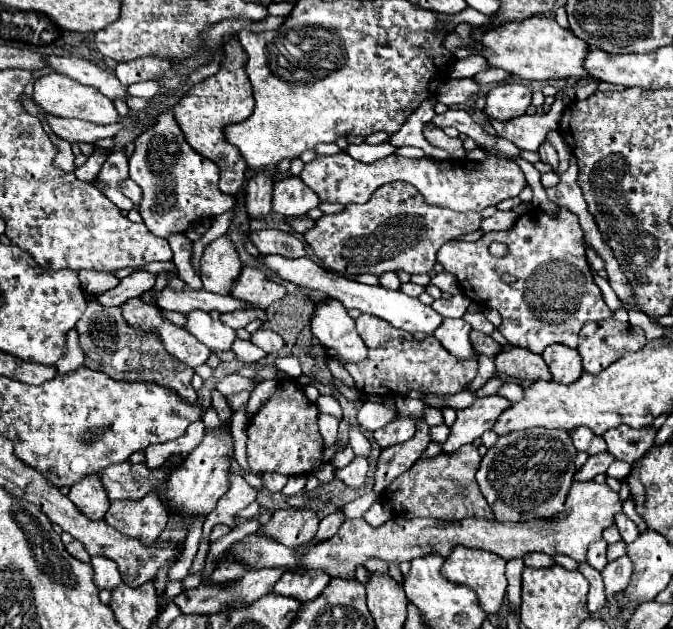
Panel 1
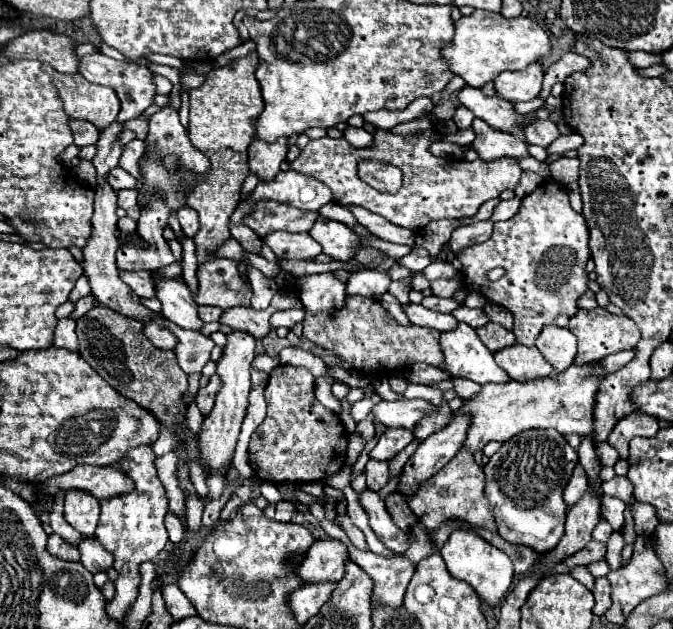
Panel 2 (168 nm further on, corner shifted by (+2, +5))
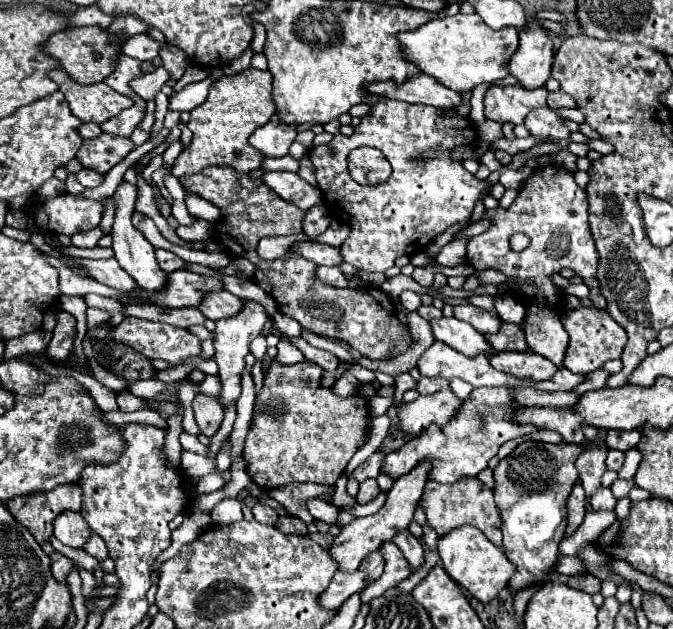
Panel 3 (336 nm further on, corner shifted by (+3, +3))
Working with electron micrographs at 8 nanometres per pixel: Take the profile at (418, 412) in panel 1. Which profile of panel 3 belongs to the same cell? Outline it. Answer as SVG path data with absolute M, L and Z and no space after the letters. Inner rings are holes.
M376 450L366 462L362 462L362 464L352 472L352 476L354 476L358 482L362 482L362 480L366 480L366 478L376 478L376 476L380 474L380 462L384 462L384 454L386 454L386 452Z

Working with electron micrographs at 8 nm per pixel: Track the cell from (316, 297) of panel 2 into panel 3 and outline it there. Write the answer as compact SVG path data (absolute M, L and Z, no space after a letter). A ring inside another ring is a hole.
M318 266L316 270L316 278L328 286L338 286L338 288L346 288L348 280L346 276L340 272L338 266Z

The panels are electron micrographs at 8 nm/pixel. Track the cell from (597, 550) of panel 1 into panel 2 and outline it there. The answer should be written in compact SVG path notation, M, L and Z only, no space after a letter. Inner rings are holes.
M601 520L601 522L593 528L591 538L593 538L593 540L599 540L599 542L607 542L607 540L609 540L609 536L611 536L611 532L613 532L611 524L609 524L607 520Z

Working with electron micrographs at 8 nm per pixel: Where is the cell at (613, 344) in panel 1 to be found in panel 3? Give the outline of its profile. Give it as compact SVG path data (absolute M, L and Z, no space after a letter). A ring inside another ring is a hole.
M598 308L568 310L562 314L562 324L570 336L570 346L566 350L564 366L574 374L590 374L592 370L598 370L604 362L612 358L620 358L628 342L624 328L606 310L598 310Z

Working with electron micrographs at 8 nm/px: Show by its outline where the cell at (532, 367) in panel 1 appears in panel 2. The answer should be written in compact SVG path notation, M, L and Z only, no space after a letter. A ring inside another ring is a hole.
M509 346L495 354L495 362L513 378L513 380L535 380L553 374L553 366L541 356L537 348L529 346Z

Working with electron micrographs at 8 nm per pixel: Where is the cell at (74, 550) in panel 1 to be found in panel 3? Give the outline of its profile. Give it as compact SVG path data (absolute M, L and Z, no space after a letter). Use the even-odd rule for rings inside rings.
M60 552L50 554L50 560L52 560L52 574L54 574L56 580L64 580L74 568L74 562L68 556L60 554Z

